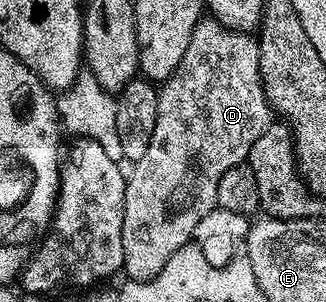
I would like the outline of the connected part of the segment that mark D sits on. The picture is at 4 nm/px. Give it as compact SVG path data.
M205 16L201 18L200 22L194 28L194 32L192 33L192 39L190 40L190 44L186 48L186 56L182 56L182 62L169 76L167 80L159 87L160 91L160 99L158 100L158 121L154 124L154 136L150 139L150 148L146 151L146 156L142 156L142 160L138 160L131 167L130 173L127 175L126 181L124 183L124 211L122 212L122 252L124 253L124 269L123 273L127 275L129 279L135 280L137 282L147 282L149 278L153 278L154 276L158 276L158 272L162 272L162 268L166 268L166 260L170 260L170 256L174 256L174 252L178 252L178 248L182 248L183 246L189 245L193 241L192 233L194 232L194 228L198 224L198 220L202 220L202 216L206 216L206 212L210 212L211 210L217 209L216 205L216 197L218 196L218 180L222 180L222 172L230 172L230 168L234 168L235 166L241 165L247 159L248 153L250 152L250 148L254 144L254 140L258 140L258 136L262 136L262 132L266 132L266 128L268 127L269 122L273 121L274 115L272 112L272 107L268 105L268 101L266 100L266 96L264 95L264 85L262 84L262 80L260 79L260 43L257 41L255 37L251 33L241 32L239 30L231 30L230 28L226 28L222 25L222 23L216 21L215 18L211 16Z

